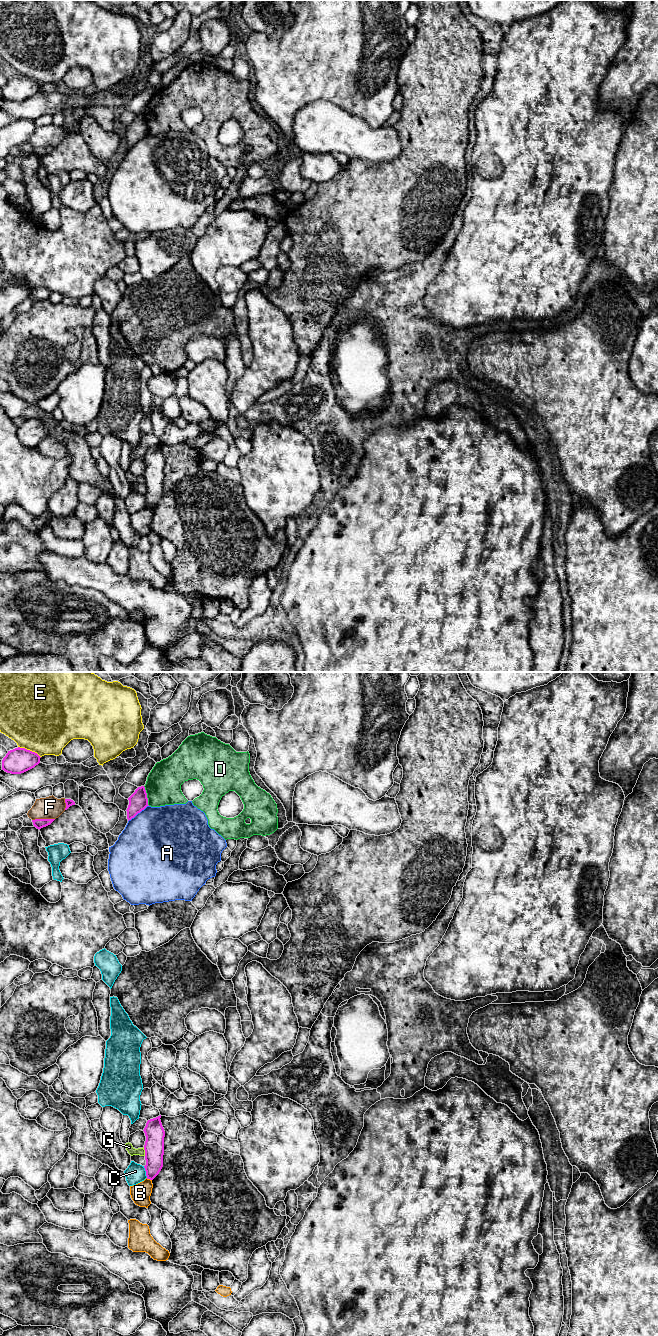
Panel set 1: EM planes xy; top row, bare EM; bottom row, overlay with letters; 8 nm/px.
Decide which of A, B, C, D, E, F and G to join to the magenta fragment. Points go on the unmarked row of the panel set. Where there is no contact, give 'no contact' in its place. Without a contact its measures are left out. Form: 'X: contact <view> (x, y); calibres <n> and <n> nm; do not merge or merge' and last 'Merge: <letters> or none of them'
A: contact xy (138, 140); calibres 160 and 480 nm; do not merge
B: contact xy (149, 506); calibres 160 and 160 nm; do not merge
C: contact xy (146, 500); calibres 160 and 160 nm; do not merge
D: contact xy (146, 124); calibres 160 and 280 nm; do not merge
E: contact xy (29, 78); calibres 200 and 500 nm; do not merge
F: contact xy (43, 147); calibres 80 and 180 nm; do not merge
G: contact xy (145, 479); calibres 160 and 70 nm; do not merge
Merge: none of them

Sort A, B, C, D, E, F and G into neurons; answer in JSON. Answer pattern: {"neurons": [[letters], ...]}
{"neurons": [["A"], ["B"], ["C"], ["D"], ["E", "G"], ["F"]]}

